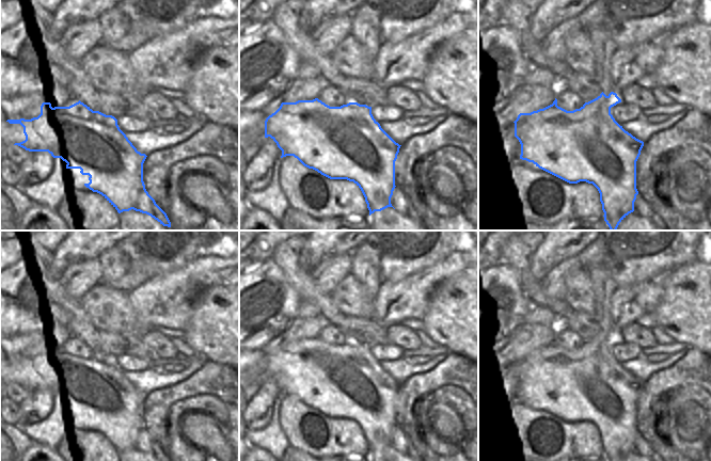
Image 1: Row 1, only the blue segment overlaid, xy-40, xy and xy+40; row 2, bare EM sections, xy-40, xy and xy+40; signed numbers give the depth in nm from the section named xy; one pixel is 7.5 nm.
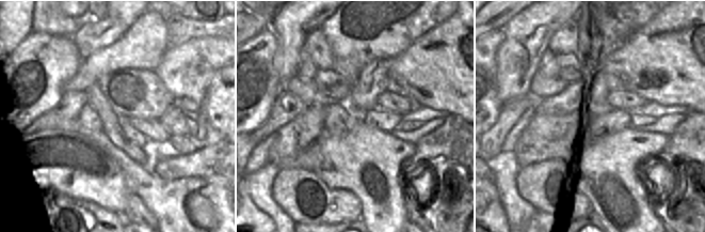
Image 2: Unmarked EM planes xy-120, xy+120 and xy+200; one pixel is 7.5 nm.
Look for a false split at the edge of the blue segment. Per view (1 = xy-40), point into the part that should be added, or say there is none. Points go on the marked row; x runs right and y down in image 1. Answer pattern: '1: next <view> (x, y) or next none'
1: next xy-40 (10, 133)

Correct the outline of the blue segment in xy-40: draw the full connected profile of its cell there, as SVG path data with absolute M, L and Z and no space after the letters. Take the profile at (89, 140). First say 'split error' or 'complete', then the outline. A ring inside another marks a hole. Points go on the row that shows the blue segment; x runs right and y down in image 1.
split error; M47 93L37 102L25 109L26 116L20 120L0 122L0 144L18 145L29 152L48 152L53 158L65 161L66 169L80 169L89 175L86 188L101 194L118 213L131 209L146 213L163 226L171 227L167 213L148 194L143 181L145 154L141 154L120 129L117 120L99 111L93 111L80 100L69 107L51 107L44 102Z

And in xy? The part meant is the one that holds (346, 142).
split error; M281 97L271 100L263 110L267 116L265 121L265 138L270 137L282 150L282 156L294 156L304 166L313 169L330 179L347 179L353 181L362 191L369 216L393 207L391 197L395 189L395 161L399 153L399 145L388 134L374 118L372 107L349 102L341 107L330 107L315 98L313 100L298 100L283 102Z

